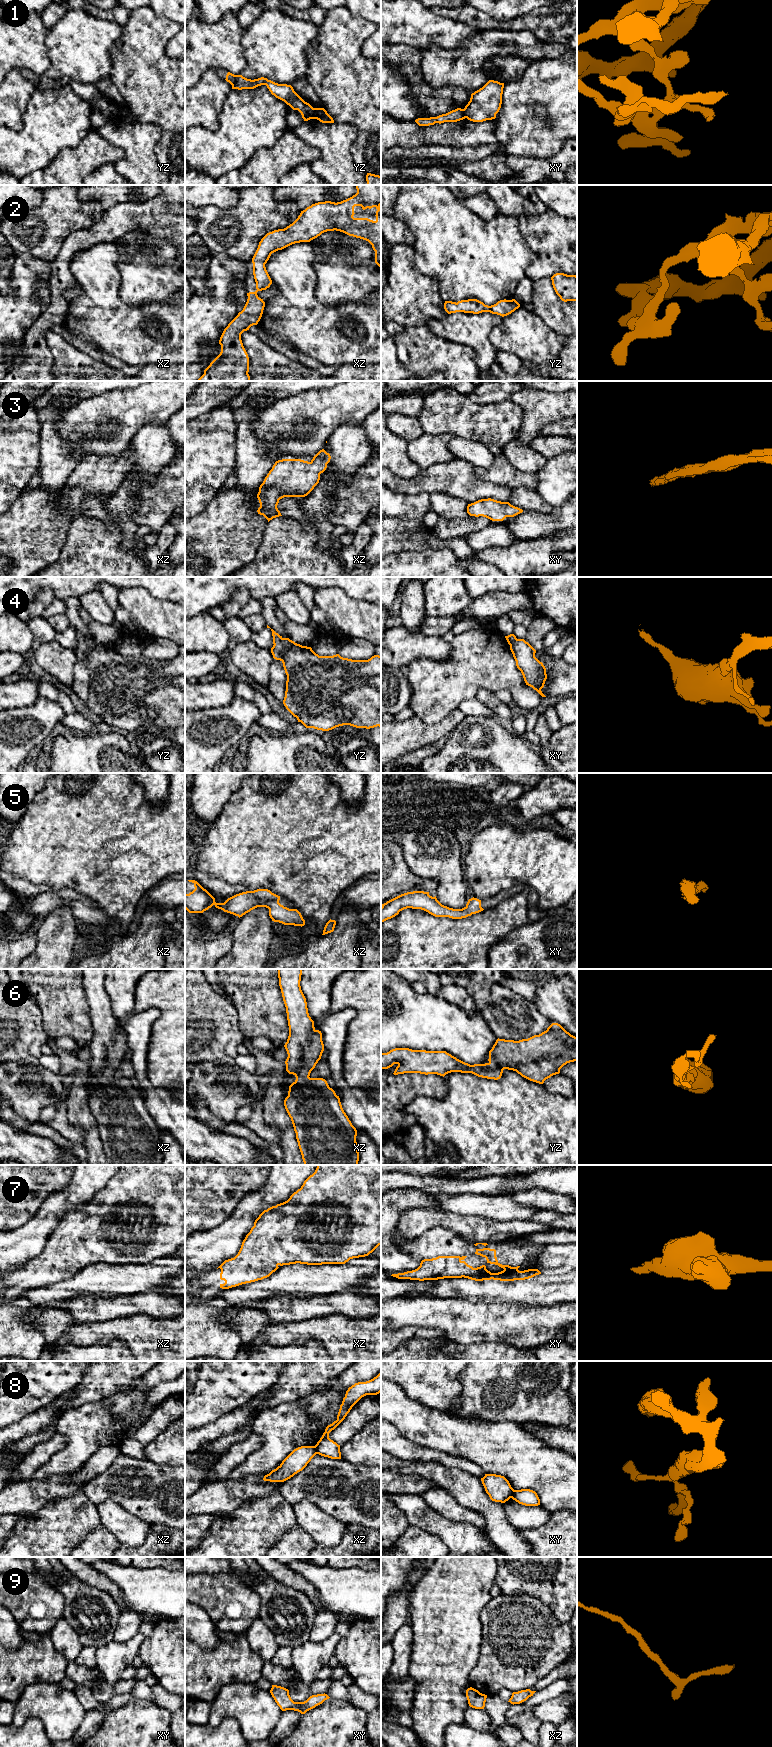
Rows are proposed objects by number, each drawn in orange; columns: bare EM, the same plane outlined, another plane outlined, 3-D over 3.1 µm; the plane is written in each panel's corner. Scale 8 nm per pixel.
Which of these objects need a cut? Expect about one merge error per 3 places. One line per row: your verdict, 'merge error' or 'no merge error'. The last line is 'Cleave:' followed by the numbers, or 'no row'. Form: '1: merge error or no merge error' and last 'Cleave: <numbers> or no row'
1: merge error
2: no merge error
3: no merge error
4: no merge error
5: no merge error
6: no merge error
7: no merge error
8: merge error
9: no merge error
Cleave: 1, 8

